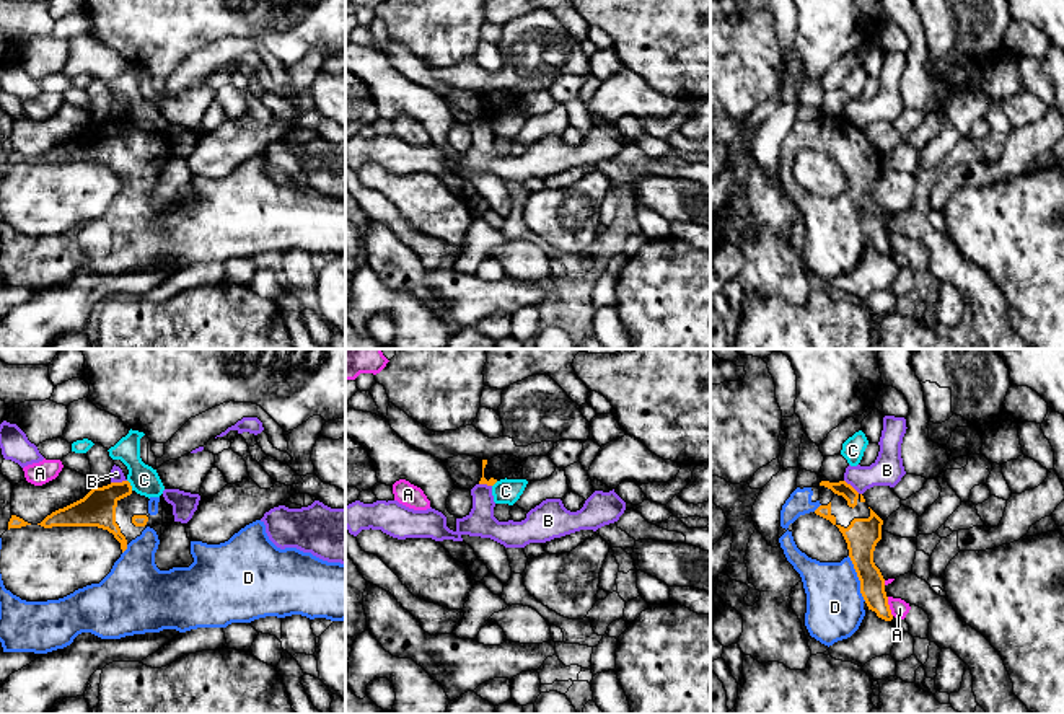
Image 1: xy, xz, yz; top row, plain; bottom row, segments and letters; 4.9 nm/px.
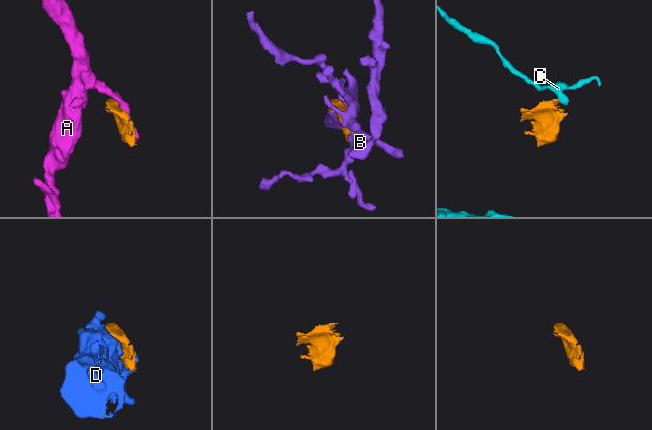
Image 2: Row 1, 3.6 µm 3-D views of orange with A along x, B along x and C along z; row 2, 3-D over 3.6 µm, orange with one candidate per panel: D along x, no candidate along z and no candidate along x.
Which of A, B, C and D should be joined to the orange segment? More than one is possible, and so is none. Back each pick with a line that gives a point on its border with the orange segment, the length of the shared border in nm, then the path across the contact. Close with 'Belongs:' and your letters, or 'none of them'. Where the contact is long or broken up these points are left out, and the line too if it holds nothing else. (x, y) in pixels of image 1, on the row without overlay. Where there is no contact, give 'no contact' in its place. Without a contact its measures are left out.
D: yz (859, 214) | 240 nm
Belongs: D

